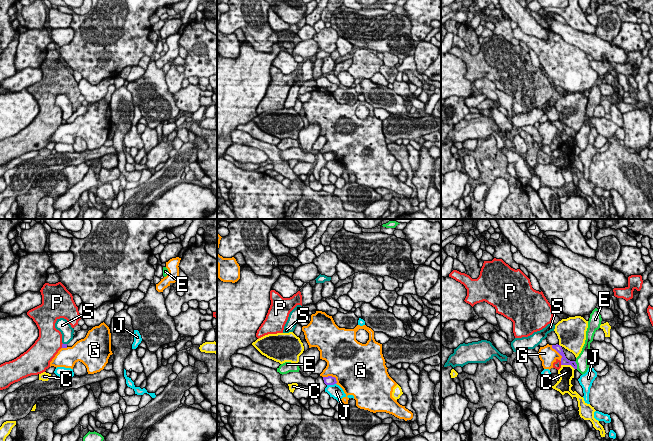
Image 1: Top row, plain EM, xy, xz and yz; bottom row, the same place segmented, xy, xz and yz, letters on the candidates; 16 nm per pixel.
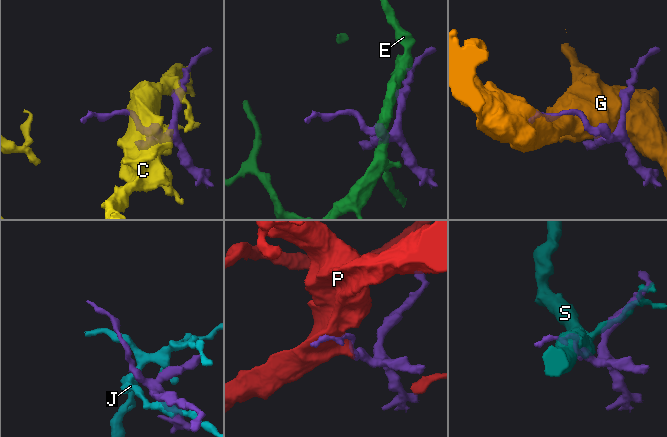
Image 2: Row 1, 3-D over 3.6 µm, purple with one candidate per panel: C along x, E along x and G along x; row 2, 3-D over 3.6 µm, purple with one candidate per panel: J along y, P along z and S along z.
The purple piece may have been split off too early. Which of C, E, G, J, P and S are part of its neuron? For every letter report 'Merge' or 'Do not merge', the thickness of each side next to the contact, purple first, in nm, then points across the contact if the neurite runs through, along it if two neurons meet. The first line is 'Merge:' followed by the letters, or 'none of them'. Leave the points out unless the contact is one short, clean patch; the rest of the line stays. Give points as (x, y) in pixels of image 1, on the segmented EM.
Merge: none of them
C: Do not merge. Thickness 130 nm (purple) against 240 nm
E: Do not merge. Thickness 130 nm (purple) against 190 nm
G: Do not merge. Thickness 140 nm (purple) against 480 nm
J: Do not merge. Thickness 140 nm (purple) against 220 nm
P: Do not merge. Thickness 130 nm (purple) against 130 nm
S: Do not merge. Thickness 60 nm (purple) against 200 nm. Boundary: xy (63, 343), (66, 344)

